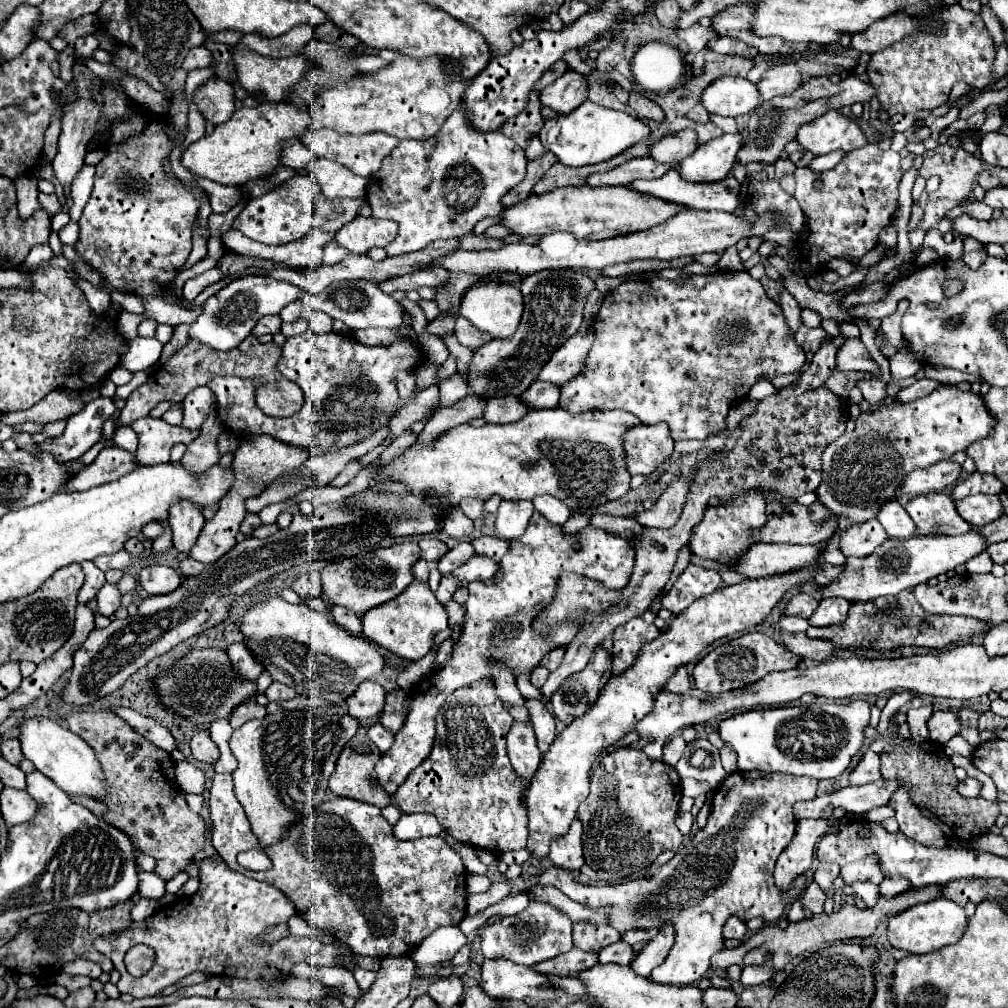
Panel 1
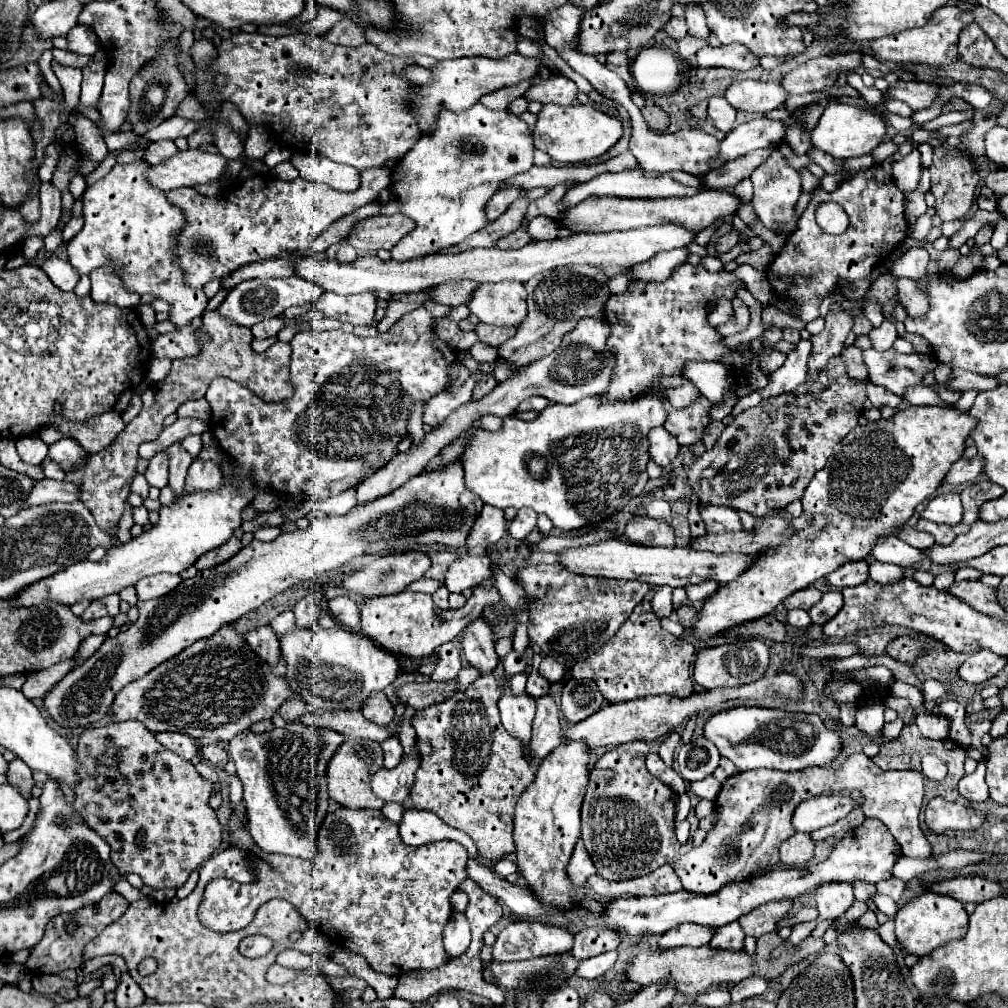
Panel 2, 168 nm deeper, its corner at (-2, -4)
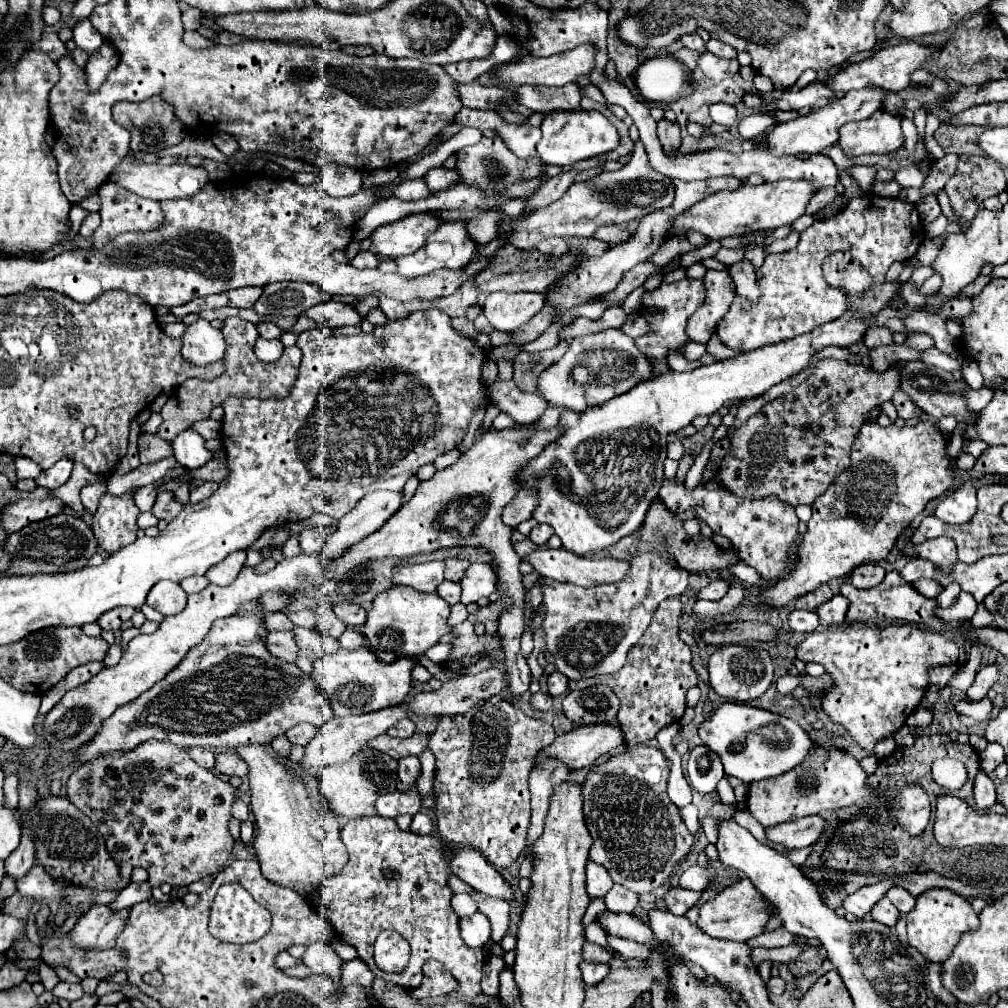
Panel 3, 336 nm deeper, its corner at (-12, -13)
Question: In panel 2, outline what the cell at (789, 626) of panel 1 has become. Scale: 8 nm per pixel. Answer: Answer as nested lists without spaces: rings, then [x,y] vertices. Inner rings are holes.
[[[800,608],[788,610],[788,624],[796,628],[806,628],[810,624],[810,616],[806,610],[800,610]]]

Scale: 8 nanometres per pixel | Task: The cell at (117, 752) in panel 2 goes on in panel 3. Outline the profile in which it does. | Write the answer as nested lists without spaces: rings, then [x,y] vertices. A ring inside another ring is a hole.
[[[156,739],[140,743],[130,751],[100,755],[80,765],[68,779],[68,801],[96,823],[98,831],[106,839],[110,857],[118,865],[130,863],[132,867],[146,869],[148,883],[152,887],[160,887],[162,883],[172,887],[190,885],[206,875],[218,873],[220,867],[224,867],[234,847],[234,839],[228,831],[234,797],[236,789],[228,781],[218,779],[212,771],[194,763],[184,749],[170,741]]]

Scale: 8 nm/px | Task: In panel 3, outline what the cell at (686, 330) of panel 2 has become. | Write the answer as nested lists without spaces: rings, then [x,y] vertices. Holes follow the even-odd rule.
[[[682,279],[670,285],[662,283],[658,289],[646,291],[642,295],[642,315],[648,321],[650,331],[636,339],[636,347],[640,349],[642,355],[648,357],[654,375],[664,375],[670,371],[670,365],[668,365],[670,351],[682,353],[682,347],[688,343],[686,323],[696,313],[696,309],[704,303],[704,299],[706,299],[706,287],[704,287],[704,281],[700,279]]]

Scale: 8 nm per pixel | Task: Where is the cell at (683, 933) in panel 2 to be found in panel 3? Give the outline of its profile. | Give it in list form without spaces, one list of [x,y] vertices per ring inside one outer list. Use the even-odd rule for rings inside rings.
[[[742,877],[736,885],[726,887],[724,891],[716,893],[716,897],[708,899],[700,907],[700,917],[696,927],[714,939],[728,939],[728,941],[748,941],[762,933],[764,925],[768,923],[770,915],[766,913],[764,897],[754,889],[748,877]]]

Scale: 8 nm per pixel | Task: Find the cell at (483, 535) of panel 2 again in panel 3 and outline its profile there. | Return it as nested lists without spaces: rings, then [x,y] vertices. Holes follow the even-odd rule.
[[[518,491],[514,499],[504,507],[502,521],[510,529],[516,529],[518,523],[528,521],[532,517],[532,507],[536,507],[536,497],[534,491]]]

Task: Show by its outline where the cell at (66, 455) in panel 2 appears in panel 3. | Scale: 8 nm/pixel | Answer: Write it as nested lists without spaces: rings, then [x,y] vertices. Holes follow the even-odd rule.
[[[60,459],[58,463],[54,463],[50,469],[44,469],[38,477],[36,483],[48,491],[56,491],[58,487],[62,487],[72,473],[72,461],[70,459]]]

